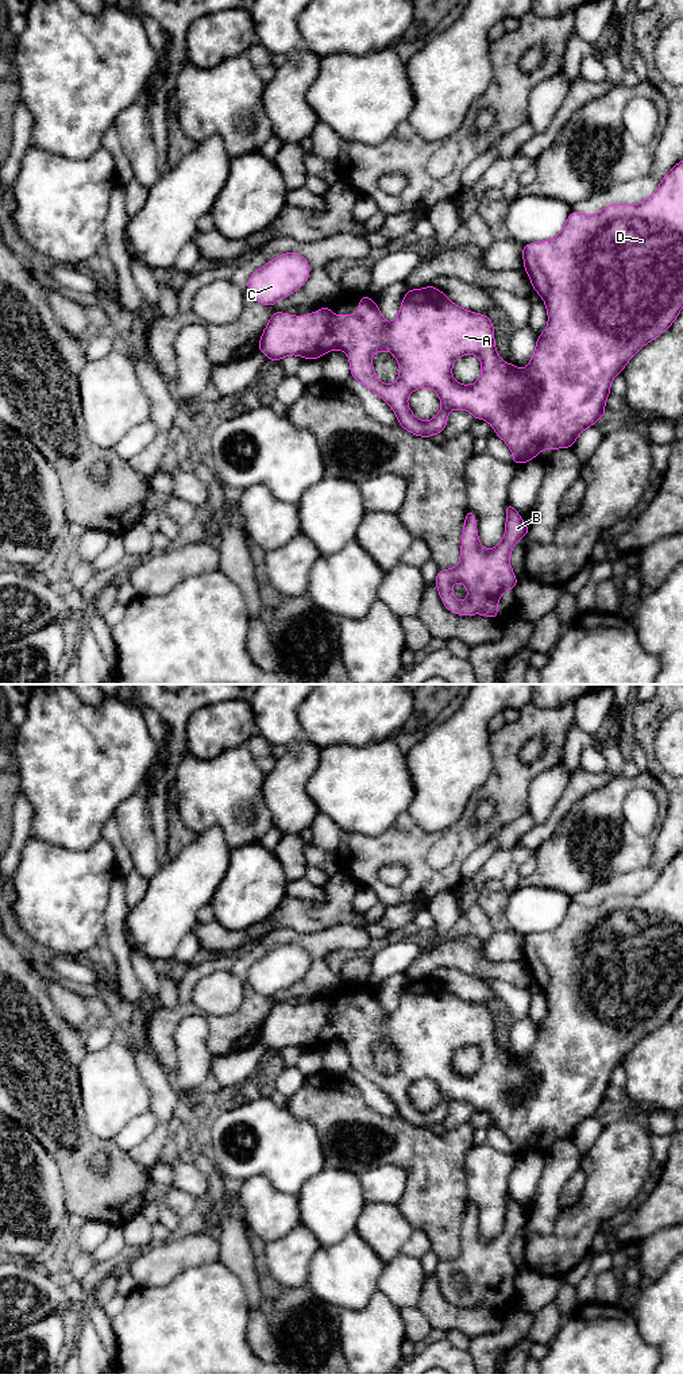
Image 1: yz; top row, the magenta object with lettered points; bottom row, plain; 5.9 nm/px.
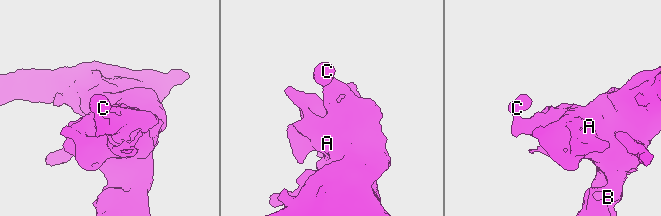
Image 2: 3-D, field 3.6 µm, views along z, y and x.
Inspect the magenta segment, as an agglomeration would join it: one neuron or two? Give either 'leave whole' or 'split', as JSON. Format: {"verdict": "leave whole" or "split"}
{"verdict": "leave whole"}

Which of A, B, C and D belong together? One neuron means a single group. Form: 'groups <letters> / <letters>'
groups A B C D

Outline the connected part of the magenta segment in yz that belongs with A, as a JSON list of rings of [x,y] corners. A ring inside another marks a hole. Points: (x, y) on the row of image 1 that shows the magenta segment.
[[[683,161],[661,180],[655,193],[641,204],[611,204],[597,215],[571,211],[562,232],[549,240],[522,246],[524,269],[547,306],[548,325],[536,340],[536,350],[525,370],[505,363],[495,348],[494,327],[487,314],[474,313],[449,301],[433,285],[408,289],[397,319],[386,323],[377,301],[360,294],[358,313],[336,314],[323,306],[302,317],[274,312],[263,329],[258,350],[270,360],[289,355],[319,359],[333,350],[347,354],[351,378],[379,395],[395,413],[398,425],[414,436],[432,437],[443,433],[452,409],[470,412],[476,420],[486,420],[512,451],[513,464],[522,464],[541,454],[544,448],[572,448],[578,436],[601,417],[606,416],[605,402],[610,385],[626,363],[649,341],[667,331],[683,308]],[[390,351],[400,364],[394,383],[382,383],[373,368],[374,352]],[[463,355],[476,355],[482,374],[474,385],[458,383],[451,371],[454,362]],[[421,387],[433,389],[441,410],[431,420],[418,420],[408,408],[408,395]]]

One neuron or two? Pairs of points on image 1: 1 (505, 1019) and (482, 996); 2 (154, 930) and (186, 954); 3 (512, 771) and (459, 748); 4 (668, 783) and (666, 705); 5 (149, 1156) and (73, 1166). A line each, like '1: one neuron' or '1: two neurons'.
1: one neuron
2: two neurons
3: two neurons
4: one neuron
5: two neurons

